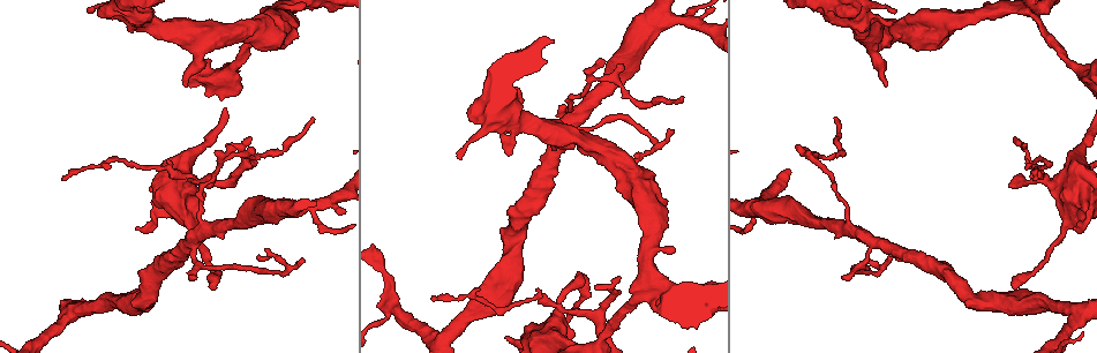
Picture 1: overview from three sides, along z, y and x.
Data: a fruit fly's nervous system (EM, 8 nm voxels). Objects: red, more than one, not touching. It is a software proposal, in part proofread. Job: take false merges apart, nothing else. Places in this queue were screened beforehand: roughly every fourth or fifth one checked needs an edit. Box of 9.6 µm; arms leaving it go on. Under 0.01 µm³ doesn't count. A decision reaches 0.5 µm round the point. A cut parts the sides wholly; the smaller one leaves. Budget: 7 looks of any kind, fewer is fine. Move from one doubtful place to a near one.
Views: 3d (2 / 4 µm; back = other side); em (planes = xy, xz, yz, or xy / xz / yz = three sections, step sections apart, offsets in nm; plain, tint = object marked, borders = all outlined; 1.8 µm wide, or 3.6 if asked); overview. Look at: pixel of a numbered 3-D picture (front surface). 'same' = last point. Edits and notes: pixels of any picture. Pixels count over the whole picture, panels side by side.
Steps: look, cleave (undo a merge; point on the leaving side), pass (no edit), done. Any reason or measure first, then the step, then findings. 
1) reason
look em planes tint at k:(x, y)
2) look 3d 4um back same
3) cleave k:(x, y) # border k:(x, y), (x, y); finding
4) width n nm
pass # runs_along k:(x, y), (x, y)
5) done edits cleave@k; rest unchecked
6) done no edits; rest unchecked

abrupt turn
look 3d 4um at 1:(184, 183)

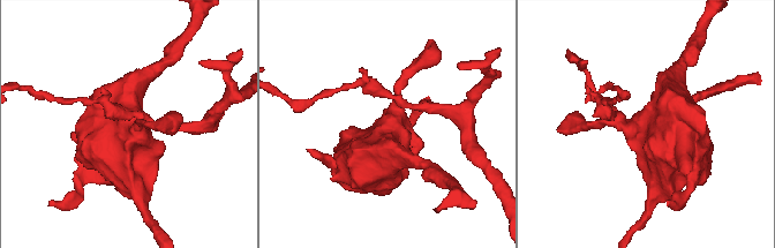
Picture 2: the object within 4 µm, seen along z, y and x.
now the EM
look em 3.6um planes tint at 2:(389, 128)

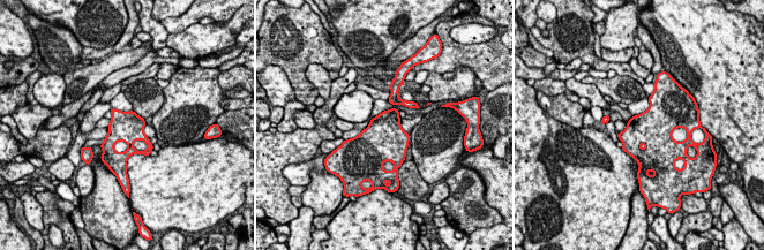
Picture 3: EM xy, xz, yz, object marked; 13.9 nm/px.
width 420 nm
cleave 3:(407, 104) # two neurons meet here

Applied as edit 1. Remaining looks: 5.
look overview

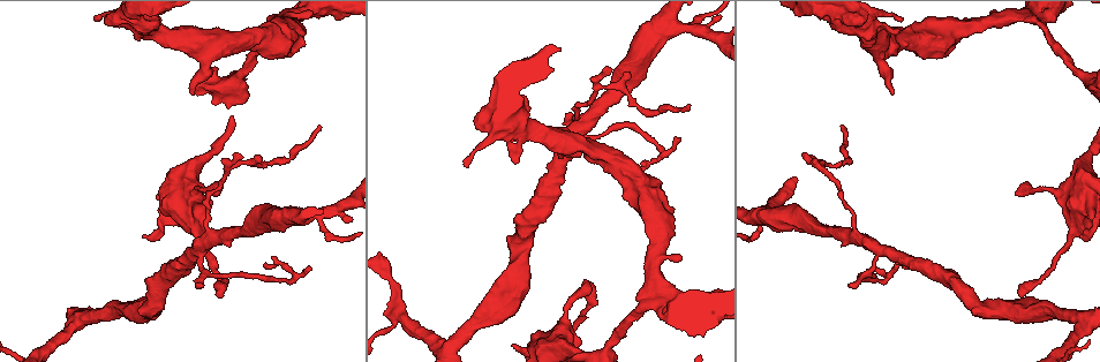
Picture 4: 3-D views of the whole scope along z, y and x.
sudden change in width
look em 3.6um planes tint at 4:(212, 48)

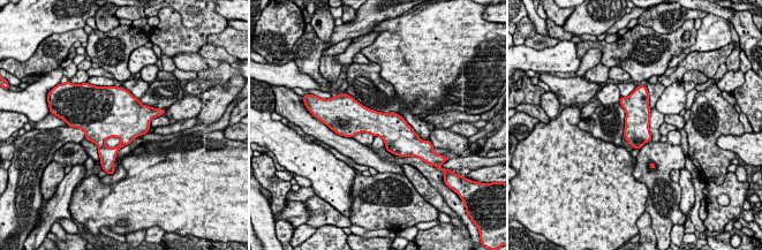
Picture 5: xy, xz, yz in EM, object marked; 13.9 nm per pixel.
pass # one neuron here

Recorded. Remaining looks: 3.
sharp bend
look em planes borders at 4:(874, 265)

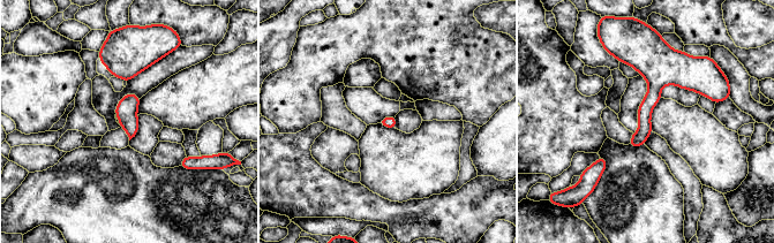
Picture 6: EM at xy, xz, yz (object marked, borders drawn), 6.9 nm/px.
pass # continuous, no second neuron

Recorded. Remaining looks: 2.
done edits cleave@3; rest unchecked

